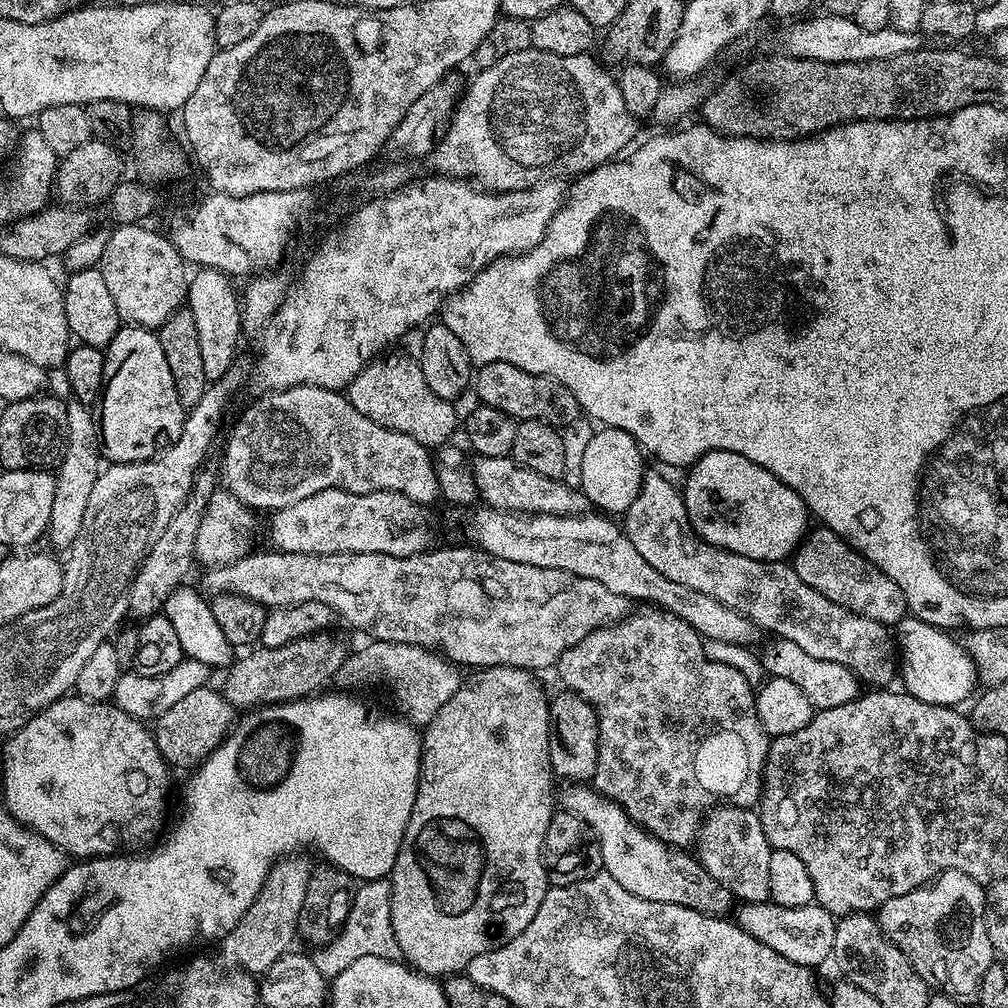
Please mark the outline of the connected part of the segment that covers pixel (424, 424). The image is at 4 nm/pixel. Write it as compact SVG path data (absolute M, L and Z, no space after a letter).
M388 356L376 358L369 362L359 374L353 378L352 383L346 389L348 400L366 418L378 422L378 426L386 426L398 434L406 434L414 438L423 448L435 450L441 448L453 439L452 435L456 432L456 407L457 405L451 400L438 398L430 386L426 386L426 378L420 369L419 359L408 356Z

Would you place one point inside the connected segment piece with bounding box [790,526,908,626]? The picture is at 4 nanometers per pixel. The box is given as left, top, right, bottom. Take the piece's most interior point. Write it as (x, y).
(824, 560)

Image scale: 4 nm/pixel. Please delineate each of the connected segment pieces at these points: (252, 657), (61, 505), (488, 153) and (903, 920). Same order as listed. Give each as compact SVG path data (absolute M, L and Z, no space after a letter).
M332 630L316 632L312 636L303 636L277 648L253 647L249 656L241 655L227 669L228 677L222 685L224 697L232 703L233 709L260 710L269 704L302 700L327 689L327 684L336 680L342 662L346 662L350 654L347 642L334 633Z
M69 399L67 406L67 438L65 440L64 456L56 470L56 486L54 506L51 507L51 522L49 524L48 538L51 538L53 544L64 550L71 549L72 544L76 541L78 534L81 532L82 518L85 516L86 505L89 502L91 487L97 481L97 476L102 467L102 449L98 433L98 426L95 417L90 417L91 412L84 404Z
M531 47L522 50L518 54L506 54L506 58L502 58L494 66L479 69L475 73L477 76L473 80L470 80L456 105L455 112L450 117L450 123L447 125L447 128L449 127L448 133L445 136L443 133L439 137L438 143L431 153L430 161L432 160L433 166L436 167L433 169L445 176L467 178L485 190L513 192L514 190L522 190L523 188L532 188L535 184L541 184L547 180L559 180L561 178L569 178L568 176L576 178L595 168L598 164L606 164L617 159L637 139L635 136L638 120L637 117L628 113L626 102L622 100L622 90L620 89L617 77L613 73L611 76L607 72L609 69L599 59L596 61L594 57L595 55L592 54L563 56L562 54L537 52L535 48Z
M952 868L921 888L910 890L910 894L890 898L879 908L878 919L886 938L910 958L929 989L971 1001L980 991L987 968L994 963L990 934L986 934L987 909L985 885Z

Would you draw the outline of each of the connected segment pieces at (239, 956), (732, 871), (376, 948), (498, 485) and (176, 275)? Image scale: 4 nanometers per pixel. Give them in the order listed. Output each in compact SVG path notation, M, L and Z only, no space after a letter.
M293 854L277 862L268 871L266 882L262 886L258 898L254 898L250 910L241 918L238 926L234 926L234 930L230 930L228 935L223 937L224 960L228 964L233 964L233 969L239 970L241 973L263 974L268 971L270 966L274 966L274 962L278 962L280 956L293 947L292 939L295 941L298 936L296 930L298 914L302 914L302 902L306 902L306 886L310 882L314 867L313 861L308 861L304 856L307 855Z
M717 806L704 817L698 837L698 859L714 879L728 889L737 901L763 904L770 897L770 854L772 845L760 821L759 811L751 808Z
M391 879L366 880L357 887L350 914L340 933L328 944L317 947L311 953L314 966L326 978L333 978L340 974L346 967L353 965L358 958L374 955L386 960L401 959L398 938L394 934L392 921L392 882Z
M510 456L473 459L472 473L479 499L487 506L503 512L554 514L555 516L578 516L587 513L590 503L583 492L565 484L563 479L554 480L522 467Z
M143 223L139 224L122 224L116 227L113 227L108 233L108 241L106 242L106 250L102 254L102 258L99 262L99 270L101 274L106 278L106 287L110 289L110 294L114 298L114 306L118 306L118 314L120 315L121 321L127 322L132 326L139 326L141 328L150 328L153 330L158 330L161 328L167 320L170 319L173 314L180 309L180 307L185 303L186 293L188 291L188 281L189 277L184 276L184 268L186 269L186 261L180 257L180 252L176 248L175 243L171 239L168 240L160 232L155 232L152 228L144 228Z

